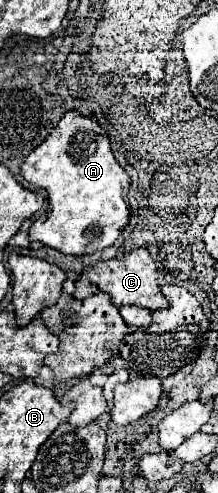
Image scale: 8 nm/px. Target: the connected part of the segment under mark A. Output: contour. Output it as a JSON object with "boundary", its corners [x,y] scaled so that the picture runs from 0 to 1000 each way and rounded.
{"boundary":[[[307,225],[225,278],[124,314],[96,335],[96,355],[133,371],[206,383],[225,408],[133,465],[151,489],[362,521],[518,497],[592,452],[592,420],[573,408],[592,355],[518,318],[491,270],[417,237]]]}

